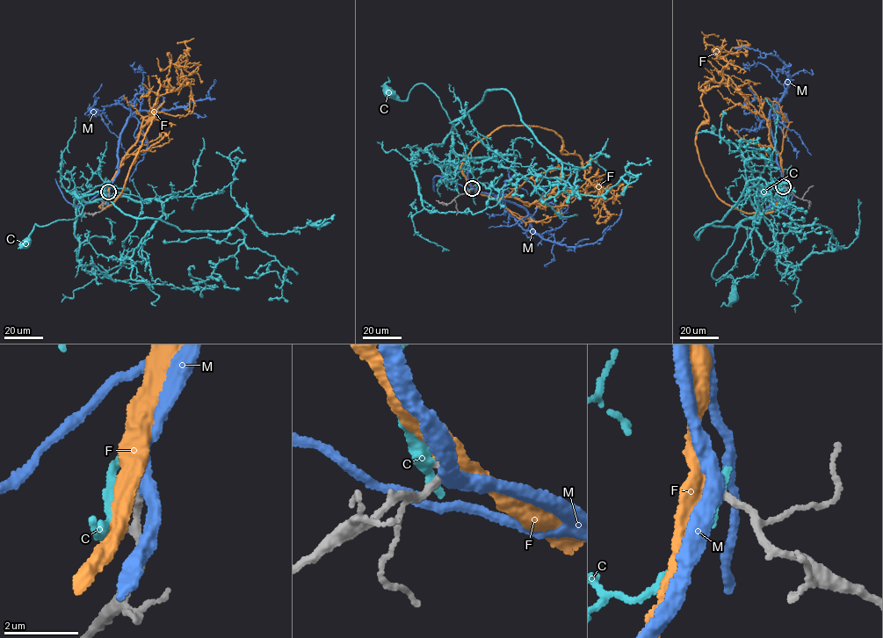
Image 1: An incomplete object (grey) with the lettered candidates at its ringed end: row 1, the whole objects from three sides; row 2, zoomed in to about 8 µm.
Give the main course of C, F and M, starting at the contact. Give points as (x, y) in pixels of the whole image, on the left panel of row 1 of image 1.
C: (108, 192), (105, 188), (101, 199), (90, 202), (75, 192), (82, 214), (34, 225), (24, 241)
F: (108, 191), (160, 96), (187, 79), (179, 56), (187, 58), (185, 70), (202, 81)
M: (109, 192), (119, 170), (119, 138), (133, 113), (116, 104), (98, 112), (124, 148), (126, 155), (117, 173)

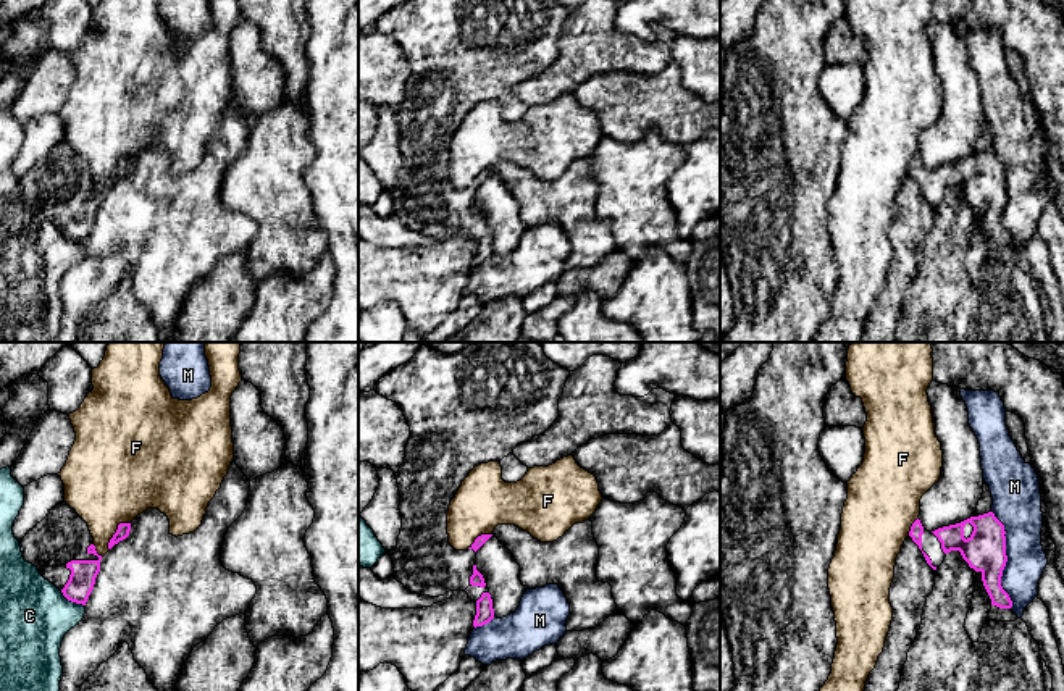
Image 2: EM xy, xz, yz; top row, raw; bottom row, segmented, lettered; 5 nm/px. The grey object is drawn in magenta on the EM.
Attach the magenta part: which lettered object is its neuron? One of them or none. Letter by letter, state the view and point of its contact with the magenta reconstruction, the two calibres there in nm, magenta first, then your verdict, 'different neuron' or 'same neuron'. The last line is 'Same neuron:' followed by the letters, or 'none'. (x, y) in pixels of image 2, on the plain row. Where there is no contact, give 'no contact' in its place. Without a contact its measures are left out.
C: meets magenta in xy at (73, 239); 130 nm thick on the magenta side, 360 nm on the other; different neuron
F: meets magenta in xy at (117, 170); 70 nm thick on the magenta side, 420 nm on the other; different neuron
M: meets magenta in yz at (1006, 197); 200 nm thick on the magenta side, 220 nm on the other; different neuron
Same neuron: none

